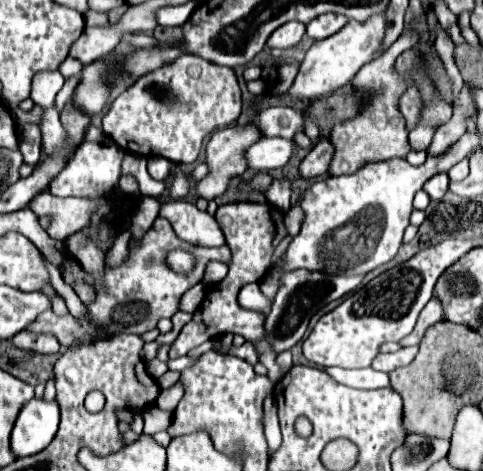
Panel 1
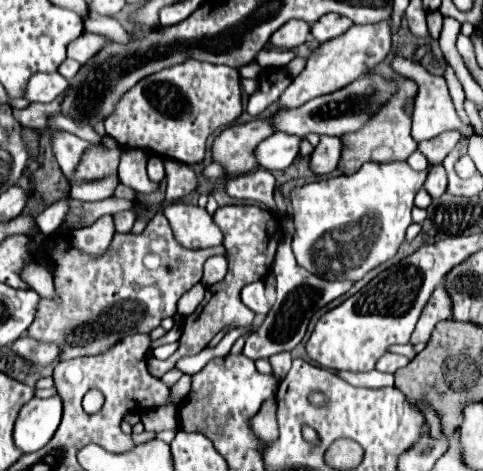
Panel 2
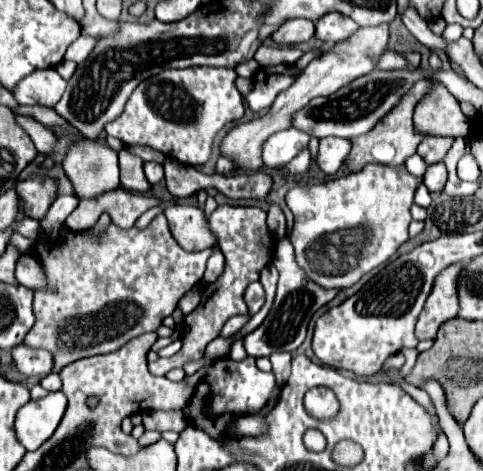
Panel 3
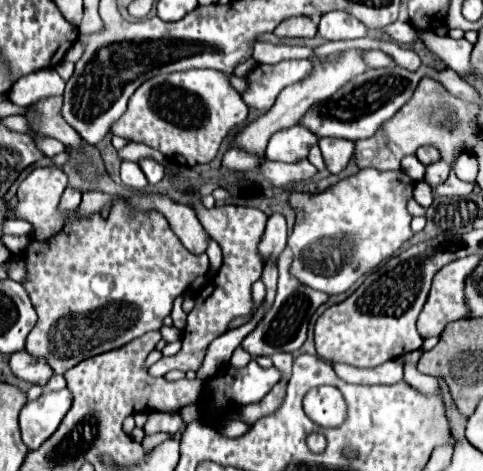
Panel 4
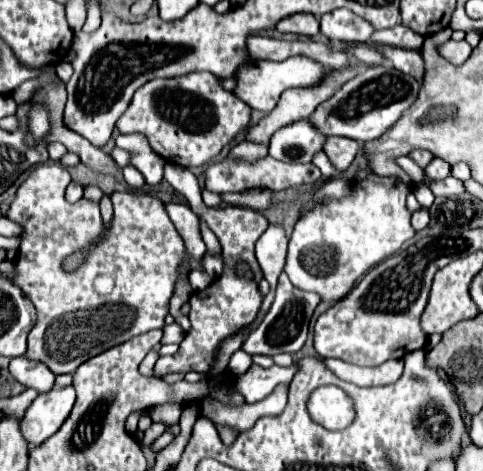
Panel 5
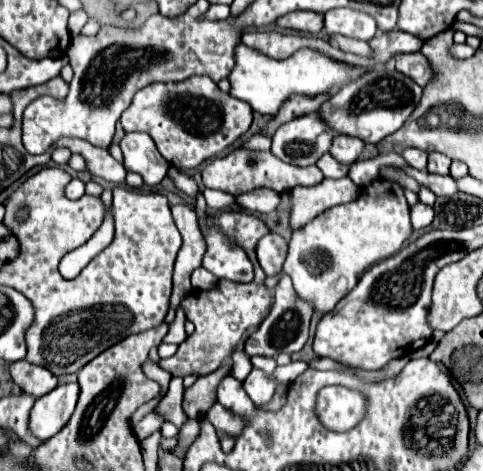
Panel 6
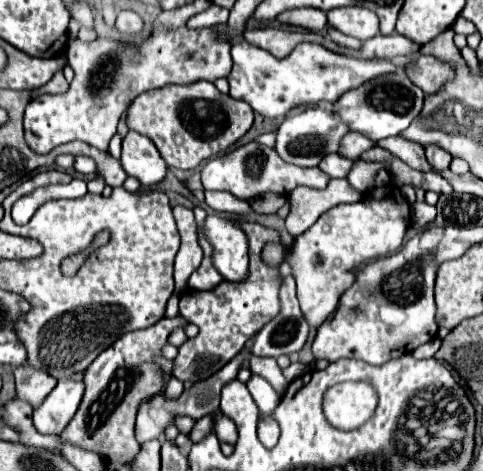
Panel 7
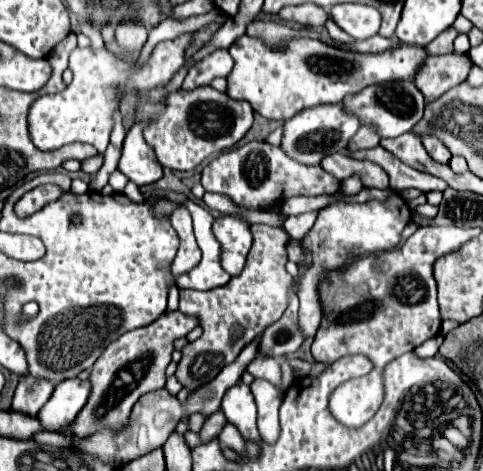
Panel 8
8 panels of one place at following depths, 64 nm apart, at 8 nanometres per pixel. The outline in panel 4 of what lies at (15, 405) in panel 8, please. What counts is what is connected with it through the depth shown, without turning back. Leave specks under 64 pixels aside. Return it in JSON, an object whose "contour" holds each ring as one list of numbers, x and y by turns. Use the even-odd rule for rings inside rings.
{"contour":[[16,352,16,356,10,356,10,368,20,380,42,388,46,388,46,382,54,376,44,358,34,358,28,352]]}

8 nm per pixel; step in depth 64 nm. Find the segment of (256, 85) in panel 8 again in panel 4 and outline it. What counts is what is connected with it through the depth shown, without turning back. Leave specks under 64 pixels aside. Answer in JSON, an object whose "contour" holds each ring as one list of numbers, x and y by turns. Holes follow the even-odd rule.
{"contour":[[286,60,280,64,258,64,248,76,248,88,242,92,242,100,256,110,270,110,278,94,300,80,306,80,312,72,310,60]]}

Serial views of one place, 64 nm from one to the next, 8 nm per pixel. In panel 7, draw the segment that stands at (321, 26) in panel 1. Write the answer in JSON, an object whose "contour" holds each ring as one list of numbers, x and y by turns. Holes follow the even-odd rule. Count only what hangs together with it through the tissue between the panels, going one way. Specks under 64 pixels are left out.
{"contour":[[334,8,328,12,328,24,358,40,378,34,378,16,368,8]]}

